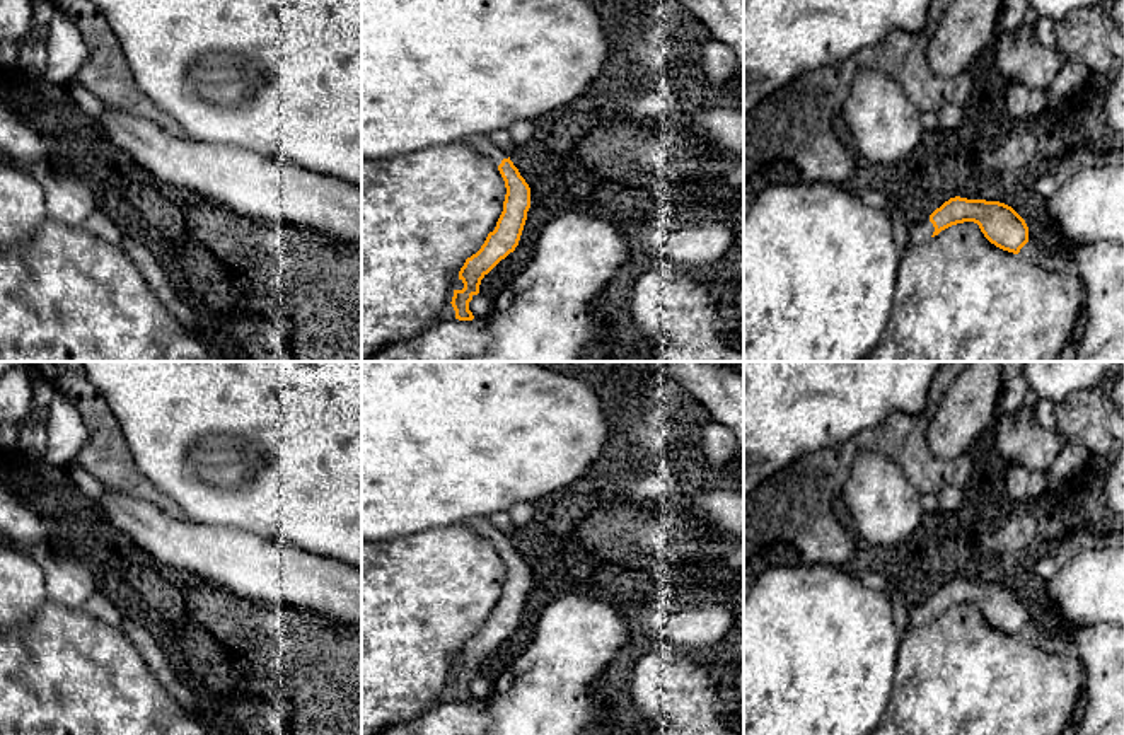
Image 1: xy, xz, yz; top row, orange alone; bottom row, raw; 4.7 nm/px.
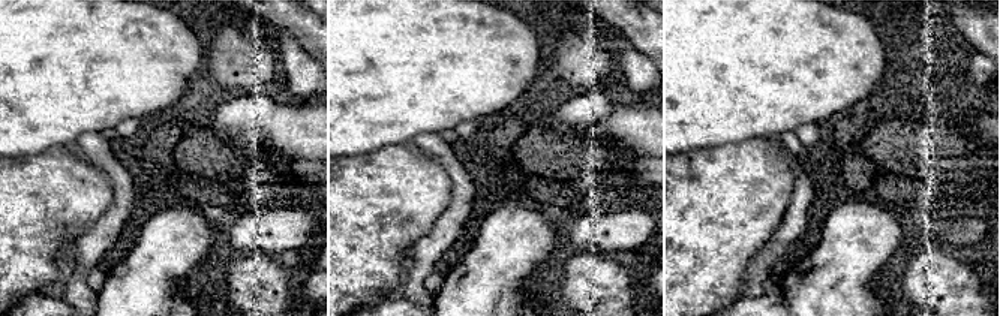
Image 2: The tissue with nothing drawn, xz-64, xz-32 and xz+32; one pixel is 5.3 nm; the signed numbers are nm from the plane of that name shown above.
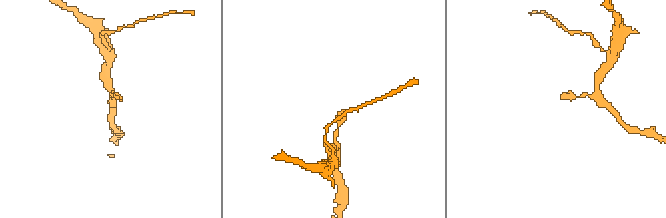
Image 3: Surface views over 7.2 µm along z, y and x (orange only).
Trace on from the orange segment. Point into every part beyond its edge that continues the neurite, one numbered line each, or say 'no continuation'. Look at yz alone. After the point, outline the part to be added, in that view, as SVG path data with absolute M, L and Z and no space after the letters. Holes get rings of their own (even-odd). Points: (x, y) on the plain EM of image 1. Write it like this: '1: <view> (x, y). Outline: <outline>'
1: yz (920, 614). Outline: M924 600L914 607L907 607L909 621L913 626L926 624L931 621L935 609L930 600Z

